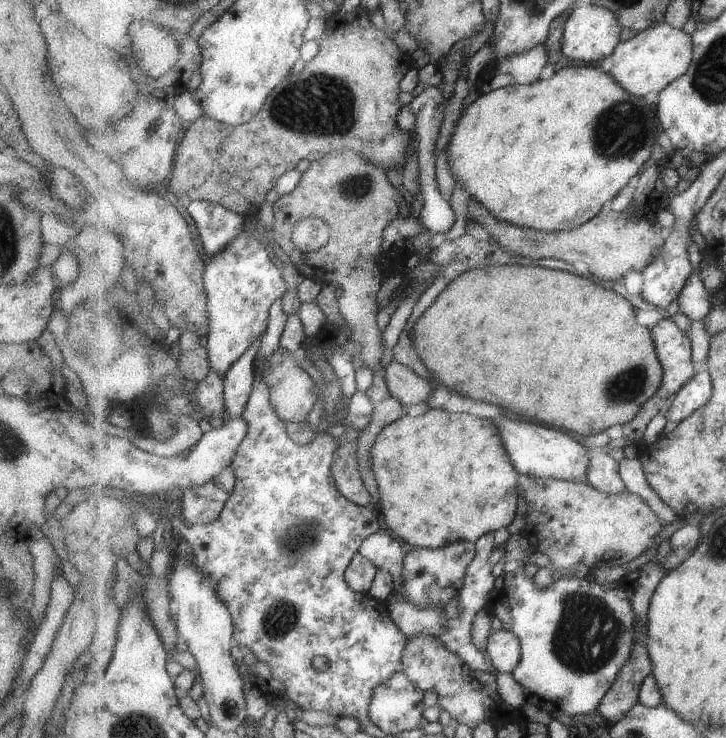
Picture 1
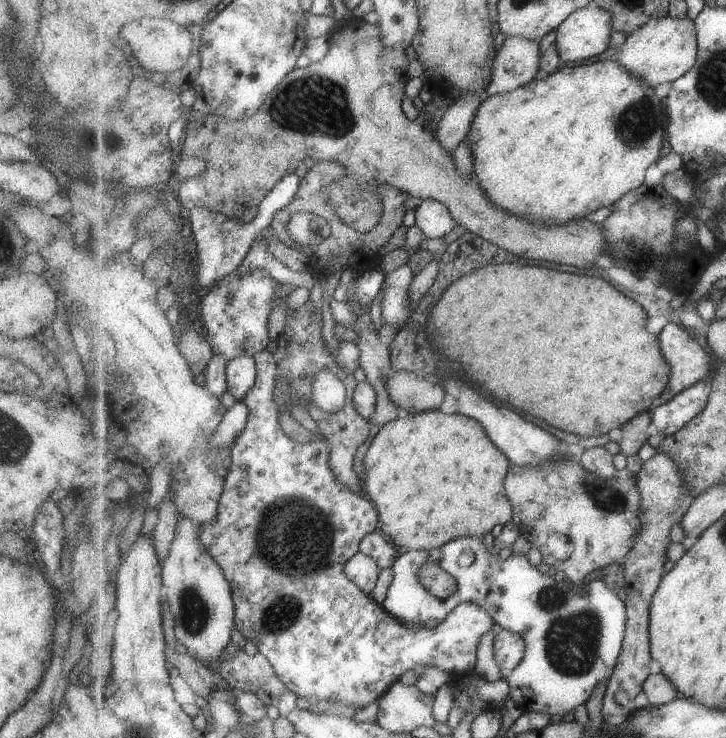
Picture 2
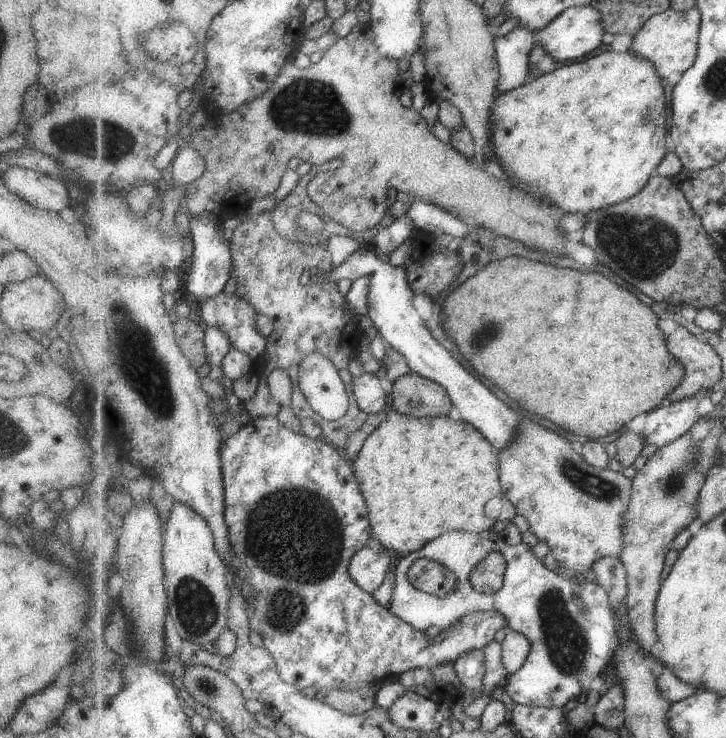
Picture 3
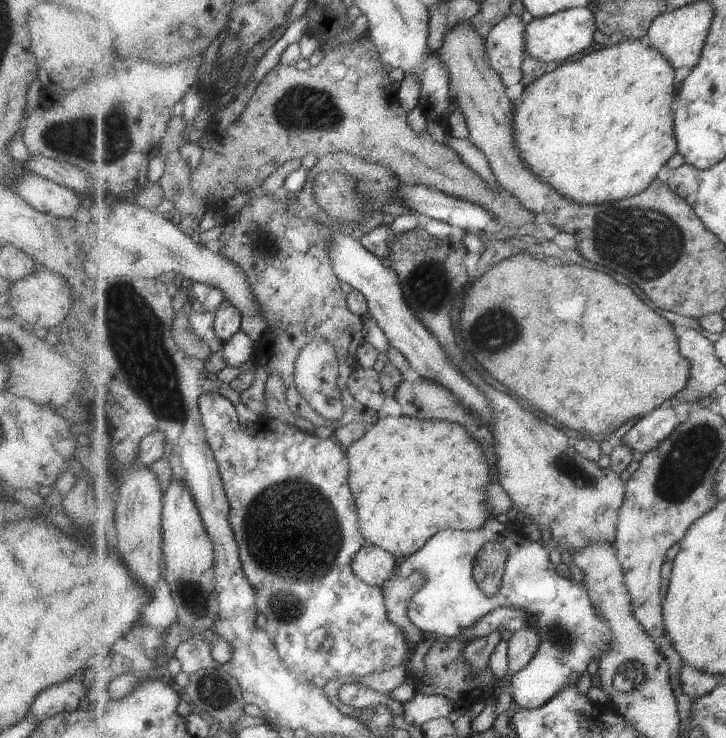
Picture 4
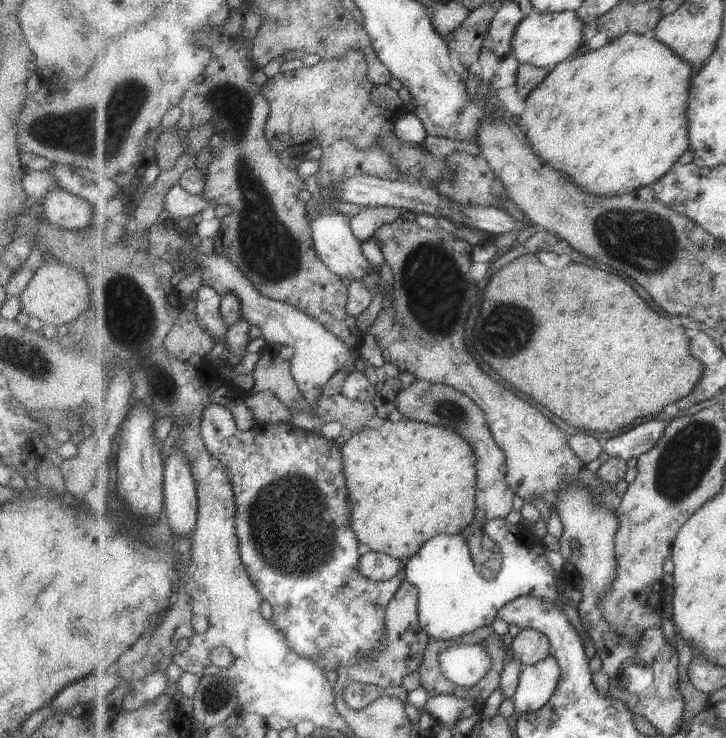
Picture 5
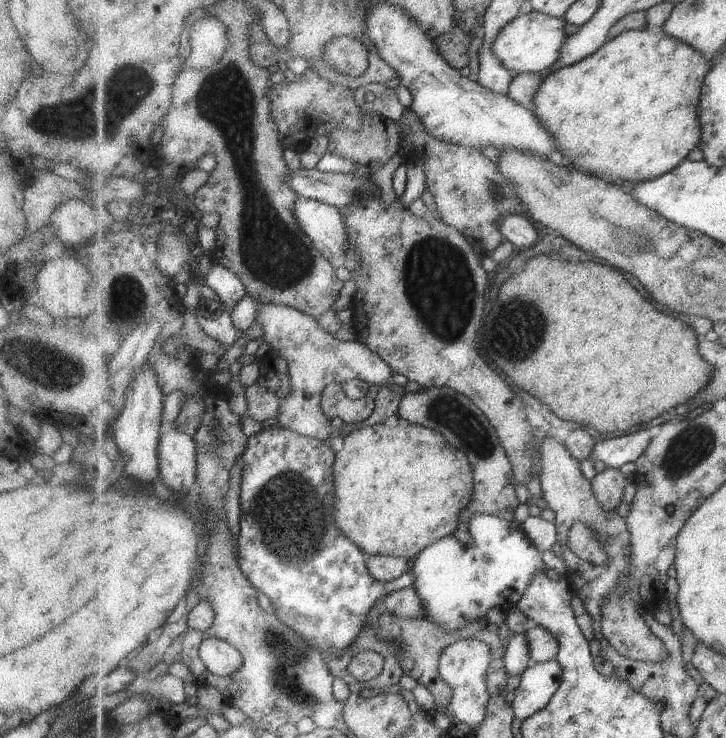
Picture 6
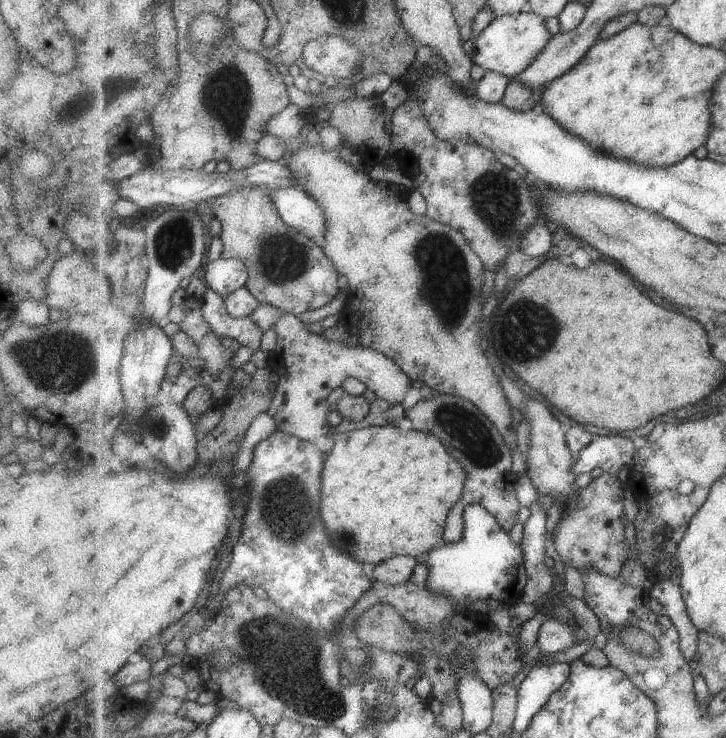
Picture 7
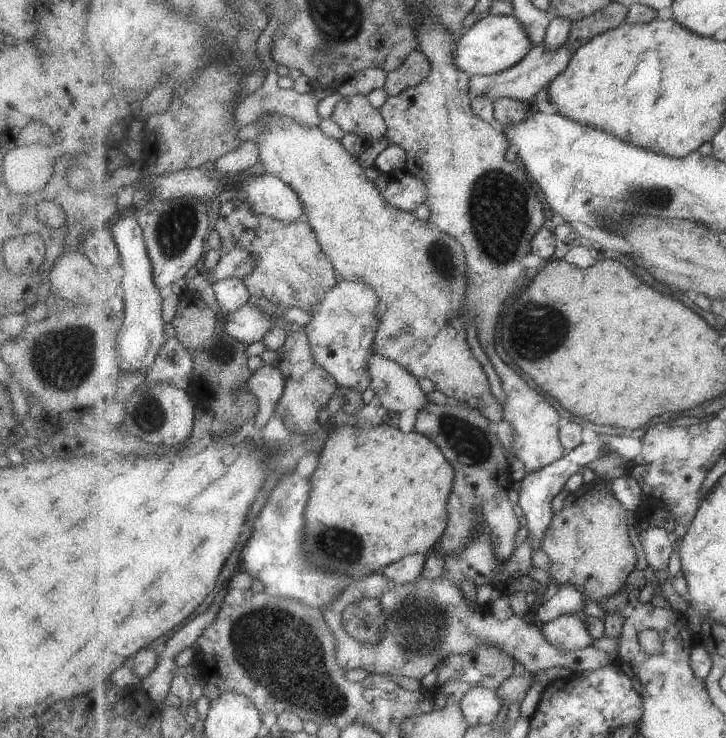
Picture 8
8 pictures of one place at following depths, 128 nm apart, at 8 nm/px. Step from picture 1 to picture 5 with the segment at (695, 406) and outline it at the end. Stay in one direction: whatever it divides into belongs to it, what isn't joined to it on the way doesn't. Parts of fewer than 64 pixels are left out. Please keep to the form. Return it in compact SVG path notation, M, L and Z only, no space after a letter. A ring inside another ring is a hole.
M665 419L647 420L620 436L604 439L604 452L609 457L619 456L625 460L638 459L661 440L668 426L669 422Z

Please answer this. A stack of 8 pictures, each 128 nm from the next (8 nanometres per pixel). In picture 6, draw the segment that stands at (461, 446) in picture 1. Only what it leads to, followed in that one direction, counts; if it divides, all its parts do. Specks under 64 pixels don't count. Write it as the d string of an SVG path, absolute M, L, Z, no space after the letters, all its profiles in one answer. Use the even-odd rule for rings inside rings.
M387 424L366 426L361 430L355 430L345 436L344 447L337 453L335 459L335 520L339 520L339 528L346 533L359 548L370 556L389 555L405 557L411 560L423 552L427 546L441 540L447 535L453 535L459 528L459 520L462 512L466 510L475 492L474 468L465 452L453 448L442 432L421 425L396 425L389 427Z

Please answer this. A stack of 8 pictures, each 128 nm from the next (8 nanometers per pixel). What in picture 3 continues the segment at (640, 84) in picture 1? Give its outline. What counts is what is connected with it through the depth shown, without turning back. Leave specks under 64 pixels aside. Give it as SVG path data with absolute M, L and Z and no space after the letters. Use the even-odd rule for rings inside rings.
M697 7L688 11L669 8L647 20L633 39L629 50L651 60L663 78L671 76L673 72L685 74L698 59L702 20L703 13Z

